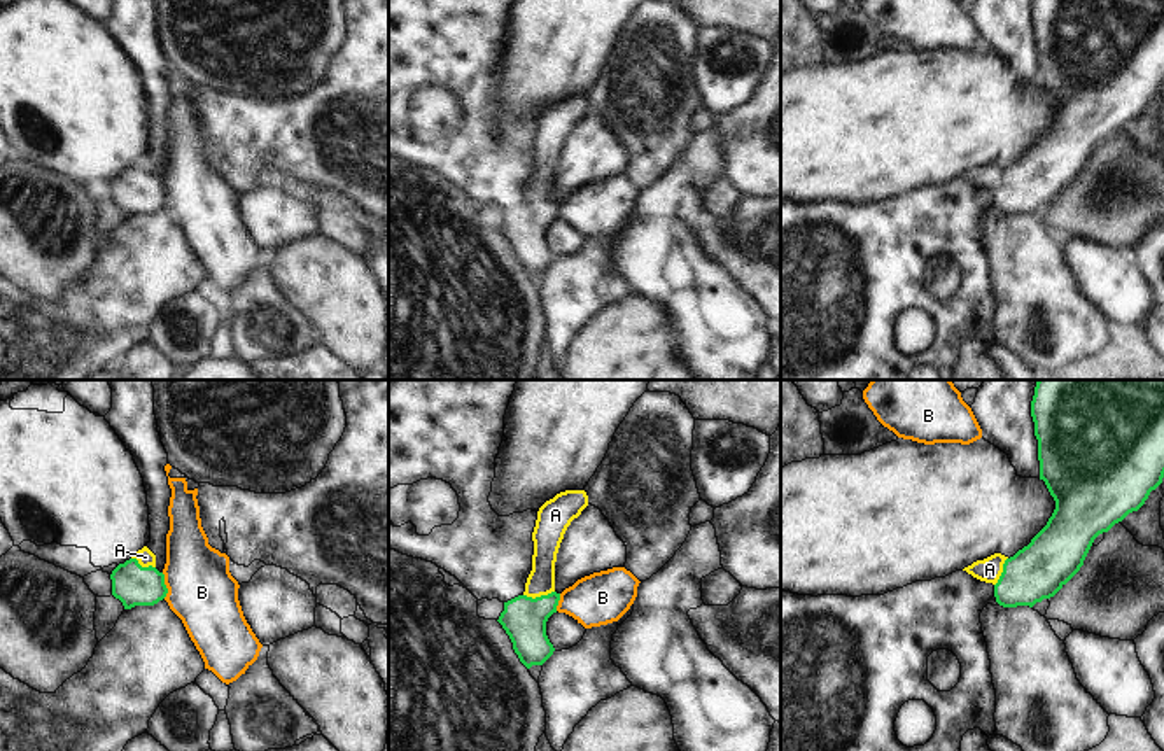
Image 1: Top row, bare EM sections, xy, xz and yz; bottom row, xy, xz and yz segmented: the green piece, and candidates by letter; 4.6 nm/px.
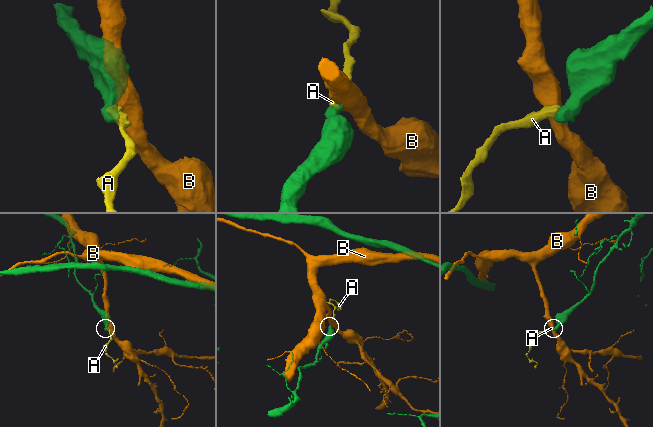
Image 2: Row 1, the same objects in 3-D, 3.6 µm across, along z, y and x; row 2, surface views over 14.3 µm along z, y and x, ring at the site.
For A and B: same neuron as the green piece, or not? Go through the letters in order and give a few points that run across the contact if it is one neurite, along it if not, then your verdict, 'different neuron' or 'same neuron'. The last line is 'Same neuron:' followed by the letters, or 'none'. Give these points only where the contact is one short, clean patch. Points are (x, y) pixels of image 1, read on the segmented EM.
A: line xz (524, 618), (534, 608), (538, 597), (541, 580); same neuron
B: line xy (161, 573), (167, 589), (165, 597); different neuron
Same neuron: A

